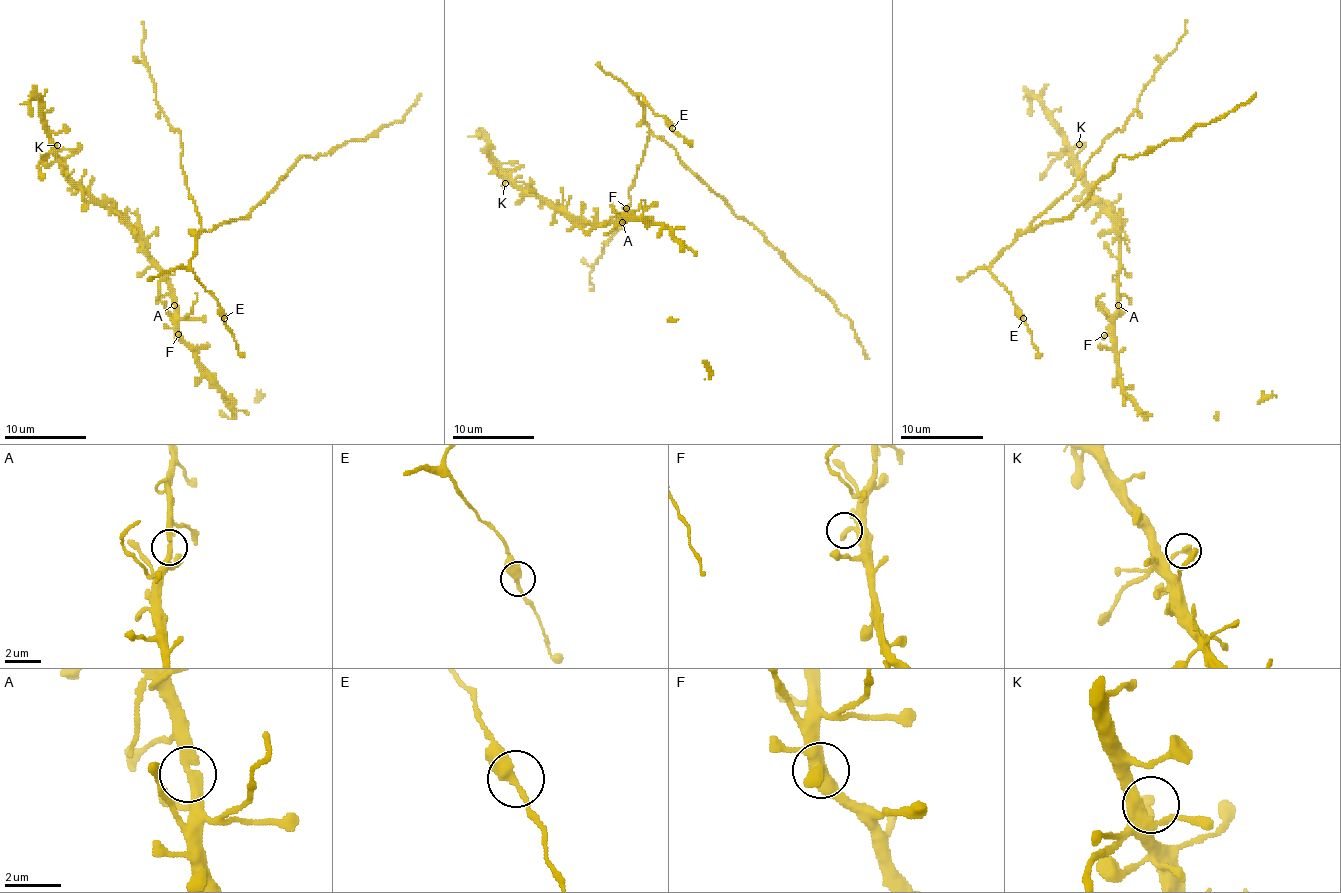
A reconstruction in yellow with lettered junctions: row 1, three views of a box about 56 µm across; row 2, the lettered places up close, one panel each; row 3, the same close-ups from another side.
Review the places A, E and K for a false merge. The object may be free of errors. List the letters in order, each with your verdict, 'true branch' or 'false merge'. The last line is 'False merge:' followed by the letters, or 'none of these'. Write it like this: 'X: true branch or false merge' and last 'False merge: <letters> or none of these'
A: true branch
E: true branch
K: true branch
False merge: none of these

